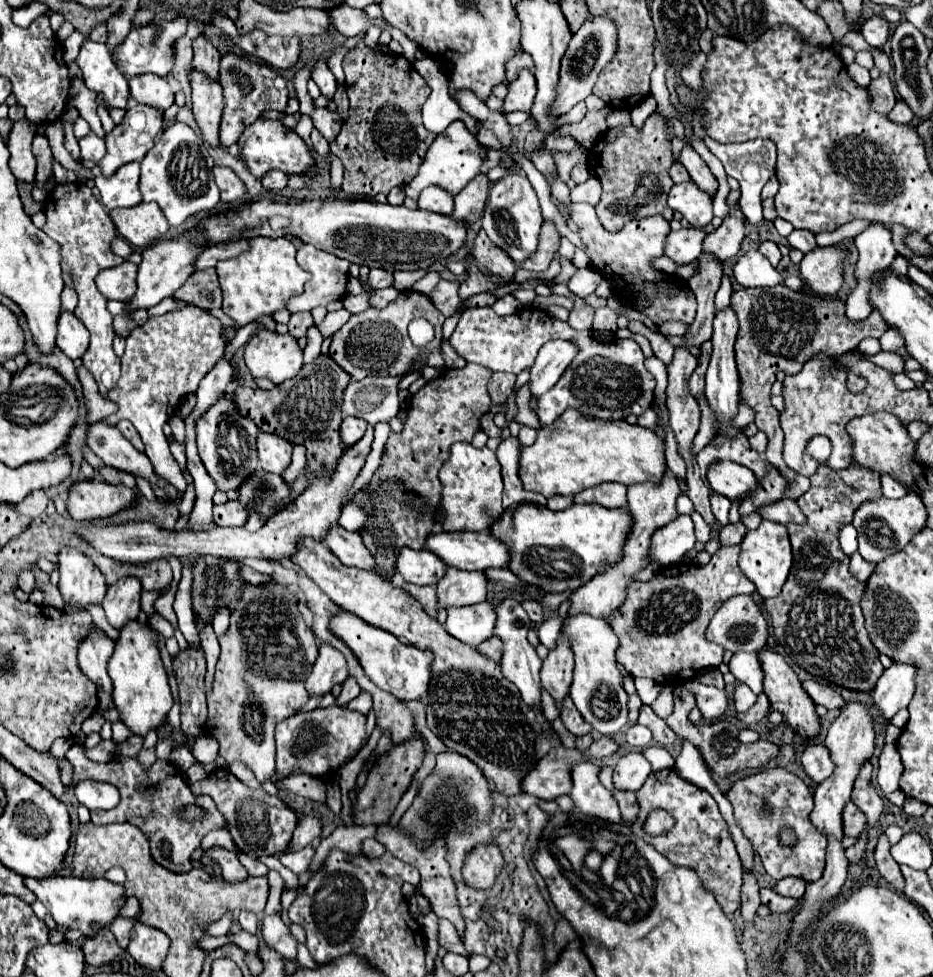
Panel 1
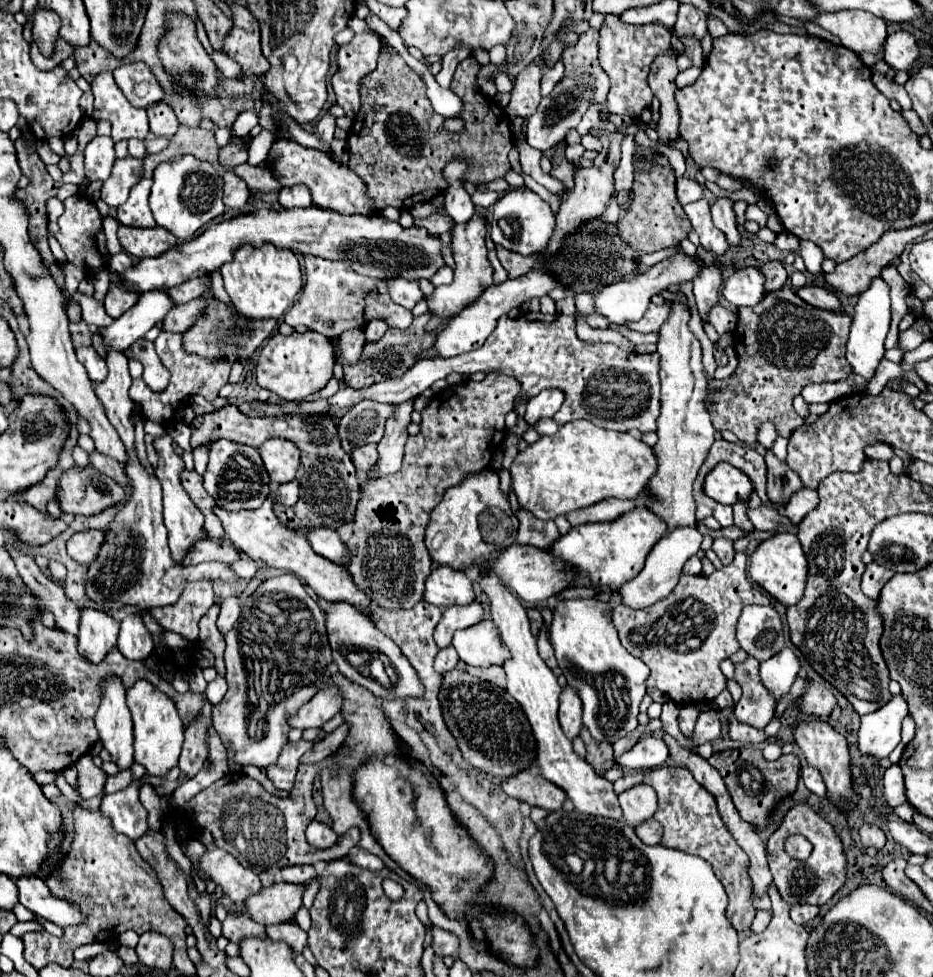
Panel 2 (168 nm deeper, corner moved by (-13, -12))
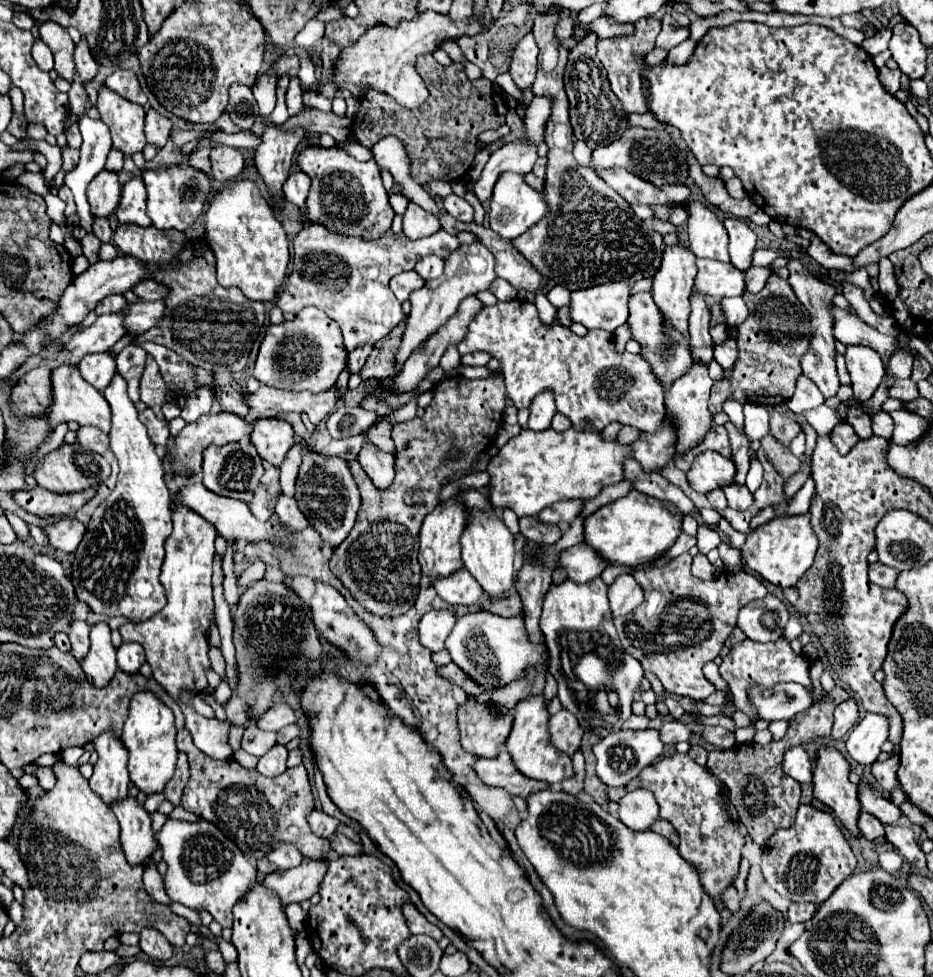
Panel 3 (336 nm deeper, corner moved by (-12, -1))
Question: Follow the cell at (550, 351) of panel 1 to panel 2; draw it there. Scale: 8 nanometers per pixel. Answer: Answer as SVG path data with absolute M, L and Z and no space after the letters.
M546 389L546 391L540 391L538 395L534 395L534 399L528 401L526 405L526 423L536 423L540 417L552 417L560 405L564 401L564 395L558 391L558 389Z

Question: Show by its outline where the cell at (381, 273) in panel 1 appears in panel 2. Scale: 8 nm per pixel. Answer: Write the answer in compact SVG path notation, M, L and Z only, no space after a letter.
M406 279L388 281L388 291L390 291L390 299L406 309L412 309L424 297L418 283L406 281Z

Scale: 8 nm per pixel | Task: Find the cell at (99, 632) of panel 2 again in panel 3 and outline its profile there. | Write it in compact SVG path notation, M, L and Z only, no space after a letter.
M105 622L91 626L91 650L83 660L83 672L95 688L105 688L117 672L115 648L111 644L111 630Z

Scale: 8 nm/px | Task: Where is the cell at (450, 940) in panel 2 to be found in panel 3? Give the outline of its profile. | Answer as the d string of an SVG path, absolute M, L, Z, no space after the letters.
M405 902L401 906L401 912L403 912L405 920L407 920L407 926L409 926L411 934L425 934L425 936L431 936L435 940L439 940L443 936L441 930L437 926L433 926L431 922L427 922L427 918L411 902Z

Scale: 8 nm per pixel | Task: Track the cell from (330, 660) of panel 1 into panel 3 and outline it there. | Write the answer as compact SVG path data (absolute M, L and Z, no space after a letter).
M275 704L265 712L265 716L261 716L261 720L257 720L257 728L277 732L293 722L295 722L295 712L287 704Z

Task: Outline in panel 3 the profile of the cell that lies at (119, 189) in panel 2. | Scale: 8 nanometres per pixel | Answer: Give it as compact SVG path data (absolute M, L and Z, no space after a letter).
M107 170L99 172L93 178L93 184L89 184L89 192L87 192L93 216L109 218L119 204L119 194L121 194L121 186L117 174Z

